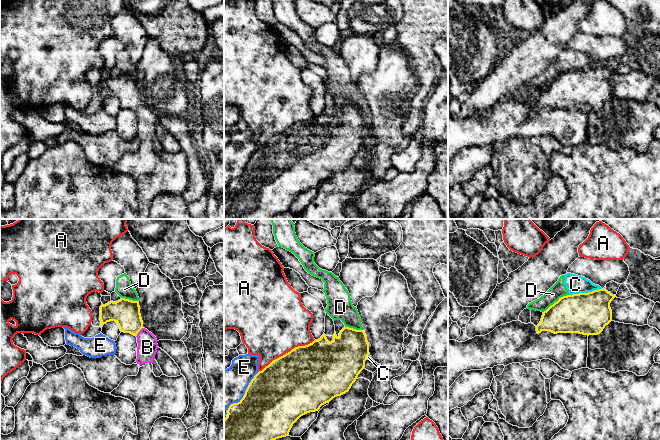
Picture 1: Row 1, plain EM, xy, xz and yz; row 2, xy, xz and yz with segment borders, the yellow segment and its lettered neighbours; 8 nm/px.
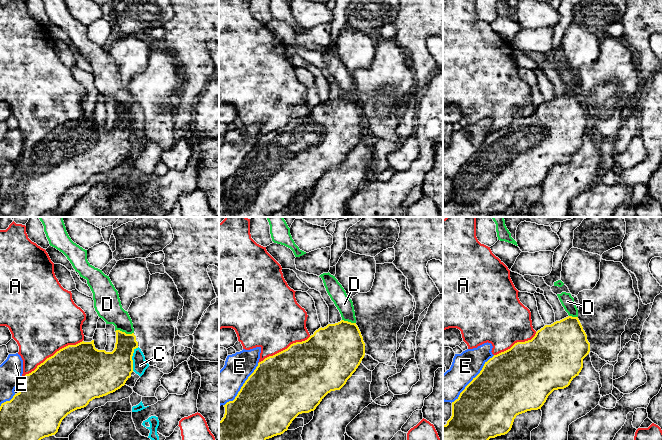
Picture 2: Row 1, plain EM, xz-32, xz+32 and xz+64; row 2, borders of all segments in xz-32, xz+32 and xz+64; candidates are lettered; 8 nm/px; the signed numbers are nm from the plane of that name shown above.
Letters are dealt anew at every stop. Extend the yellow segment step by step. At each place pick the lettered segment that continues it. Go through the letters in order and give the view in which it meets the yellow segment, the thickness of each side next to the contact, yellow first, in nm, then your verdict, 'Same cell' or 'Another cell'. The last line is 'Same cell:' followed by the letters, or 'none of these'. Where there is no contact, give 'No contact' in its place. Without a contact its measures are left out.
A: Touches yellow in xz. Thickness 500 nm (yellow) against 500 nm. Another cell
B: Touches yellow in xy. Thickness 220 nm (yellow) against 160 nm. Same cell
C: Touches yellow in yz. Thickness 340 nm (yellow) against 150 nm. Another cell
D: Touches yellow in yz. Thickness 340 nm (yellow) against 120 nm. Another cell
E: Touches yellow in xz. Thickness 480 nm (yellow) against 280 nm. Another cell
Same cell: B

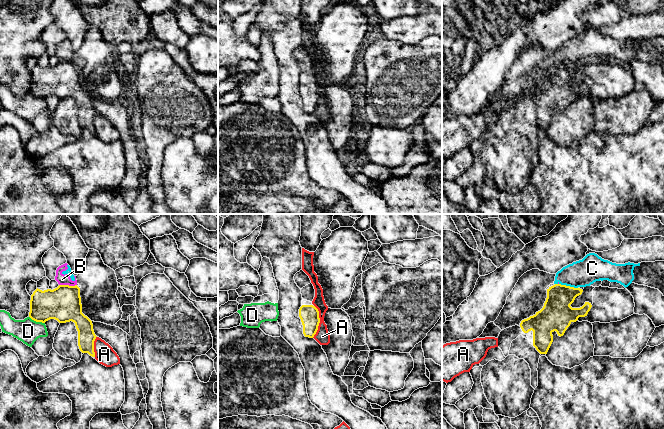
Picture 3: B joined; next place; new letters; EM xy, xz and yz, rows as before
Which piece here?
A: Touches yellow in xz. Thickness 160 nm (yellow) against 120 nm. Another cell
B: Touches yellow in xy. Thickness 280 nm (yellow) against 90 nm. Another cell
C: Touches yellow in yz. Thickness 260 nm (yellow) against 220 nm. Another cell
D: Touches yellow in xy. Thickness 280 nm (yellow) against 190 nm. Another cell
Same cell: none of these

